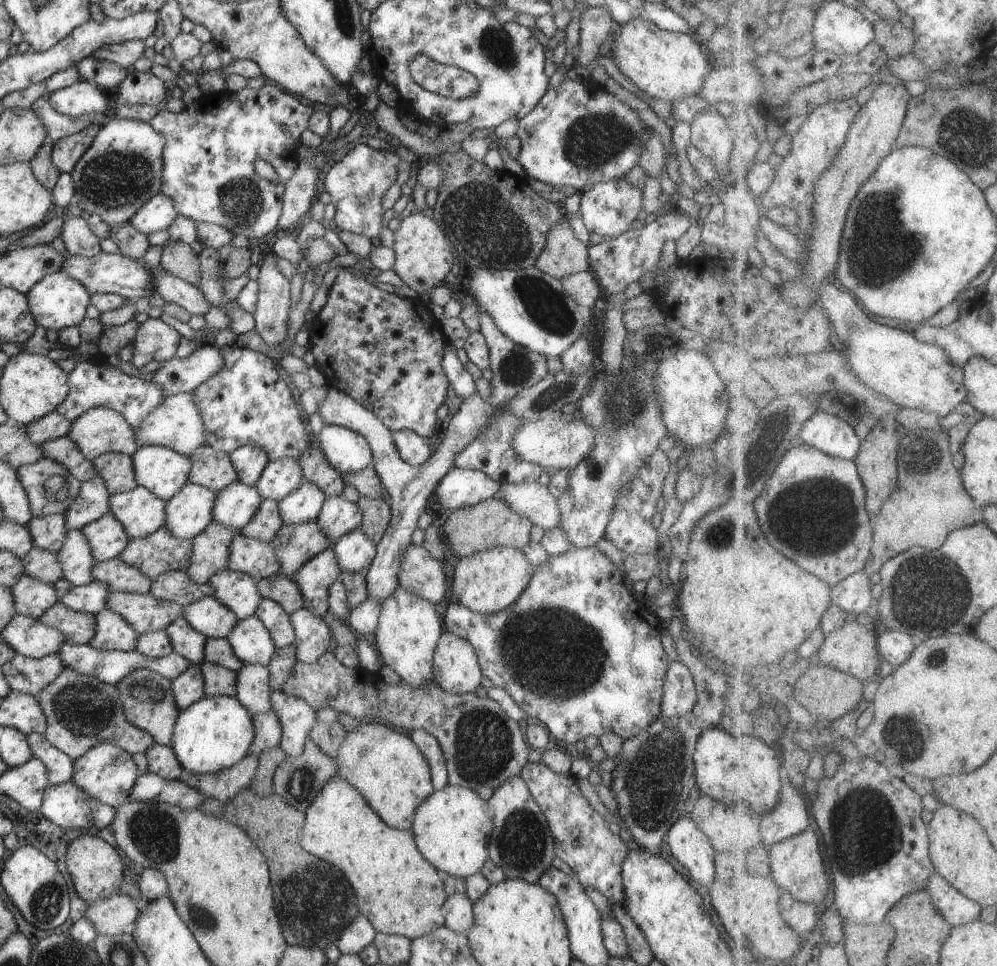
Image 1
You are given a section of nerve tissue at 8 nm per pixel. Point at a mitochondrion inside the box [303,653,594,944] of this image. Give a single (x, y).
(482, 745)

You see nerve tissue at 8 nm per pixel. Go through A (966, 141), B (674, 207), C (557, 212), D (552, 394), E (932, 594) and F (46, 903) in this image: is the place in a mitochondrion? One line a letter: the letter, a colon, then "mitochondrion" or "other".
A: mitochondrion
B: other
C: other
D: mitochondrion
E: mitochondrion
F: mitochondrion

